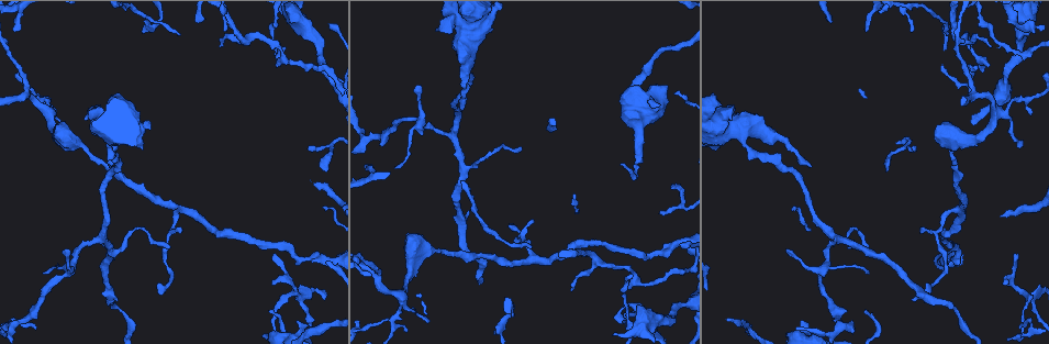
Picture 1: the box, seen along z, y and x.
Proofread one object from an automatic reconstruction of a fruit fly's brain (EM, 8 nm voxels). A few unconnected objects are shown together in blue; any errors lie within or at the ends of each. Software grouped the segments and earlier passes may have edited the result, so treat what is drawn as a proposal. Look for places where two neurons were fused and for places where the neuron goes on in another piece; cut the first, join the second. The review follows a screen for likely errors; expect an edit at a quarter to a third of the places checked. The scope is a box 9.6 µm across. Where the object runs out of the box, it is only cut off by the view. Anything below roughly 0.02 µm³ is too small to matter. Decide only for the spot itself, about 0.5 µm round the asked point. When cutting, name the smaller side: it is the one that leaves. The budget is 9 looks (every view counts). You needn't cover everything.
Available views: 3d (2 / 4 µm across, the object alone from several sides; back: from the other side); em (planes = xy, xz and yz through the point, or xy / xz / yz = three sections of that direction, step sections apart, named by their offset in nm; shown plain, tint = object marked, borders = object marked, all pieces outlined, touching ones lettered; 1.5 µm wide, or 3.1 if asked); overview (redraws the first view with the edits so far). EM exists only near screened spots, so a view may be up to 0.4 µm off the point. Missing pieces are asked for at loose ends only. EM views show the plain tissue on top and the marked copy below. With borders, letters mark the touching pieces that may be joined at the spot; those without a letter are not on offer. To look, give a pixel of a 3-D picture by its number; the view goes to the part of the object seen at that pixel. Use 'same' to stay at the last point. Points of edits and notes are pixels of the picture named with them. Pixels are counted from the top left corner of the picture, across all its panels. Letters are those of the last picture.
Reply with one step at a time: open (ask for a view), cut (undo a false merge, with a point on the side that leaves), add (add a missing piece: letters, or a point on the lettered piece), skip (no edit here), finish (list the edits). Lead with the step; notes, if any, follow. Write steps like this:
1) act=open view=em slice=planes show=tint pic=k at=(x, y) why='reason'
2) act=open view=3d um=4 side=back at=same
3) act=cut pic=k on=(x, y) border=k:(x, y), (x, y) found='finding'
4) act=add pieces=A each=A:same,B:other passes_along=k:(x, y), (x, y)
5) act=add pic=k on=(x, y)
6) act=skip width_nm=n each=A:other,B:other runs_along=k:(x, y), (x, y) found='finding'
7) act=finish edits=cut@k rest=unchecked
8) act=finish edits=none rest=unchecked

act=open view=3d um=2 pic=1 at=(921, 231) why='an open end'

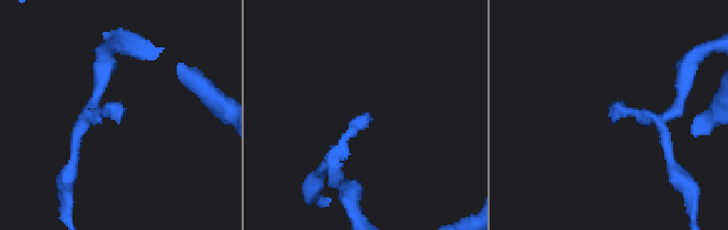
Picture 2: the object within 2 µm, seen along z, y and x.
act=open view=em slice=xy step=4 show=tint pic=2 at=(608, 113)

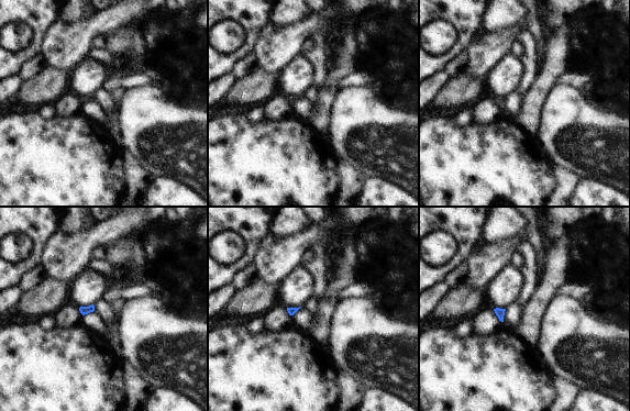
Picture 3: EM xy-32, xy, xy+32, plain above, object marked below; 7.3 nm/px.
act=open view=em slice=planes show=borders at=same why='another direction'

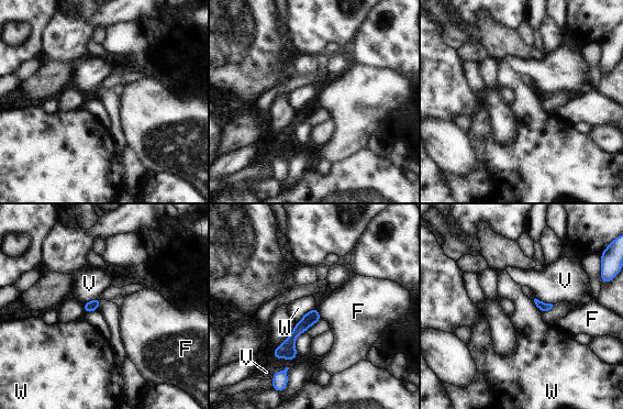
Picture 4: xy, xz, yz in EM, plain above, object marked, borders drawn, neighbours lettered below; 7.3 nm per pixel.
act=skip each=F:other,V:other,W:other border=4:(289, 367), (287, 380) found='none of them fits'

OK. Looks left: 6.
act=open view=em slice=yz step=8 show=borders pic=1 at=(274, 253) why='tapers out'

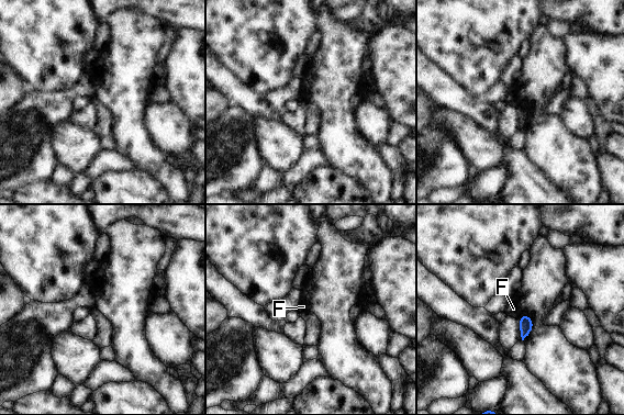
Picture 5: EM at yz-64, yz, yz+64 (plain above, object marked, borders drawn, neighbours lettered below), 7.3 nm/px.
act=open view=em slice=planes show=borders at=same

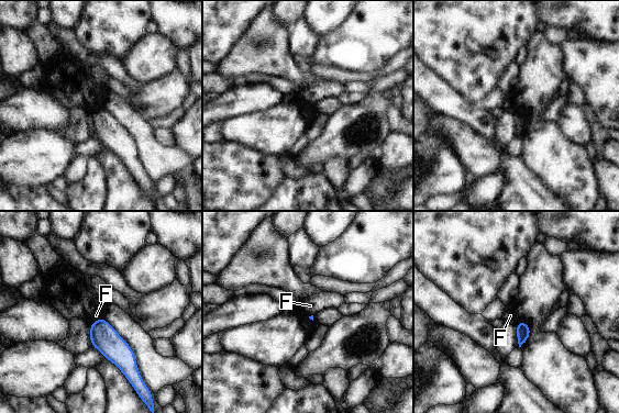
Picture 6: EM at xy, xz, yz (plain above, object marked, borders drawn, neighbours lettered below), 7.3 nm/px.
act=skip each=F:other border=6:(101, 316), (91, 323) found='none of them fits'

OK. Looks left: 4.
act=open view=em slice=xy step=8 show=tint pic=1 at=(866, 250) why='sharp bend'

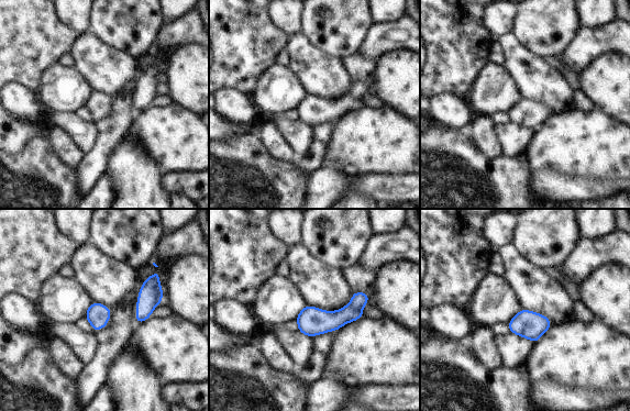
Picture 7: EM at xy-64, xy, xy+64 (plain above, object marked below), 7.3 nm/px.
act=open view=em slice=planes show=tint at=same

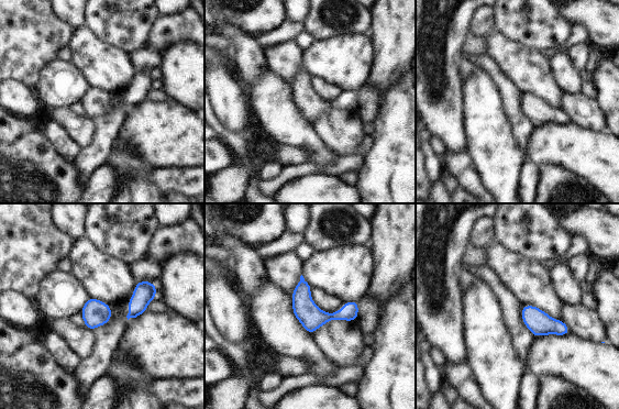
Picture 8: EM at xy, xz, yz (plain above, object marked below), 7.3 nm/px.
act=open view=em slice=planes show=borders at=same why='what lies round it'

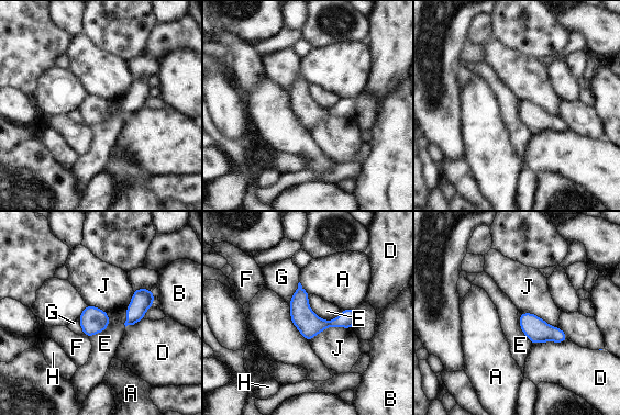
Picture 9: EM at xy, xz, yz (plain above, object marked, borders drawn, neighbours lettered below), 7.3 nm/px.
act=skip width_nm=160 each=A:other,B:other,D:other,E:other,F:other,G:other,H:other,J:other border=9:(352, 327), (328, 326), (309, 340) found='all the same neuron'

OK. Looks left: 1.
act=finish edits=none rest=unchecked

